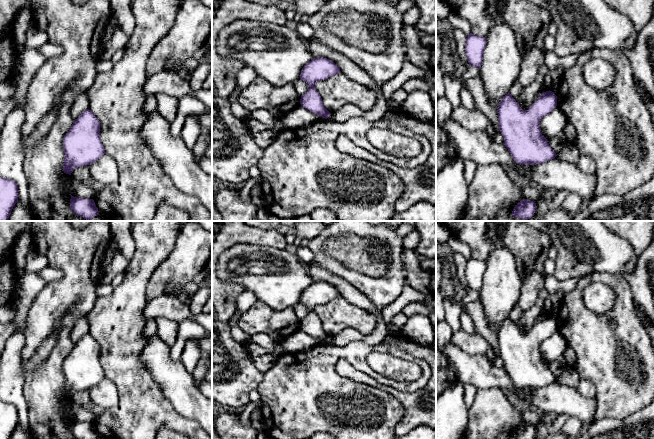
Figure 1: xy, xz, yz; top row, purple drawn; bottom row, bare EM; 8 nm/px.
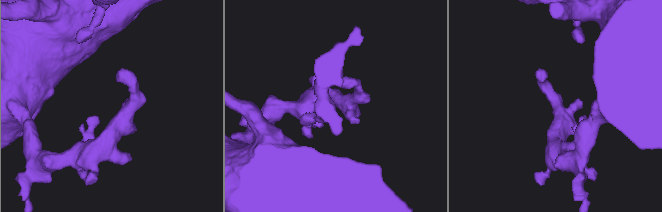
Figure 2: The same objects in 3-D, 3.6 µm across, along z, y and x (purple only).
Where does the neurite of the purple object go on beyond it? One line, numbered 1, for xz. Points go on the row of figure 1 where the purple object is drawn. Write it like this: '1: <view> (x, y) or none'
1: none

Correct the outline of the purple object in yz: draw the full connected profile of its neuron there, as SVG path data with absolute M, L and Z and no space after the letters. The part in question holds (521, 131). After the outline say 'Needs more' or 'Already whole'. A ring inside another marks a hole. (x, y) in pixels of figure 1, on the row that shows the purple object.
M552 91L543 92L528 110L522 110L510 93L499 102L497 113L504 145L520 165L537 165L557 155L542 135L541 119L557 106Z. Already whole

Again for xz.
M312 58L301 70L300 79L305 81L309 88L301 96L300 104L307 110L327 119L330 112L325 108L320 94L315 89L315 83L325 80L341 72L340 68L327 58Z. Already whole

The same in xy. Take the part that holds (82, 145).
M86 109L74 120L63 137L63 149L63 171L69 175L75 168L91 165L105 154L100 139L100 121L91 110Z. Already whole

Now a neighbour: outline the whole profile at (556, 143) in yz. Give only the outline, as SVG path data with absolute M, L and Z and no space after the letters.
M563 132L548 140L550 147L556 153L556 155L562 150L566 142L567 139Z

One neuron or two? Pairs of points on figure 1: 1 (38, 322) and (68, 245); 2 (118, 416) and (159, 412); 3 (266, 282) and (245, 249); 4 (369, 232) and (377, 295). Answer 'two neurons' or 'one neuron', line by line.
1: one neuron
2: one neuron
3: one neuron
4: one neuron

